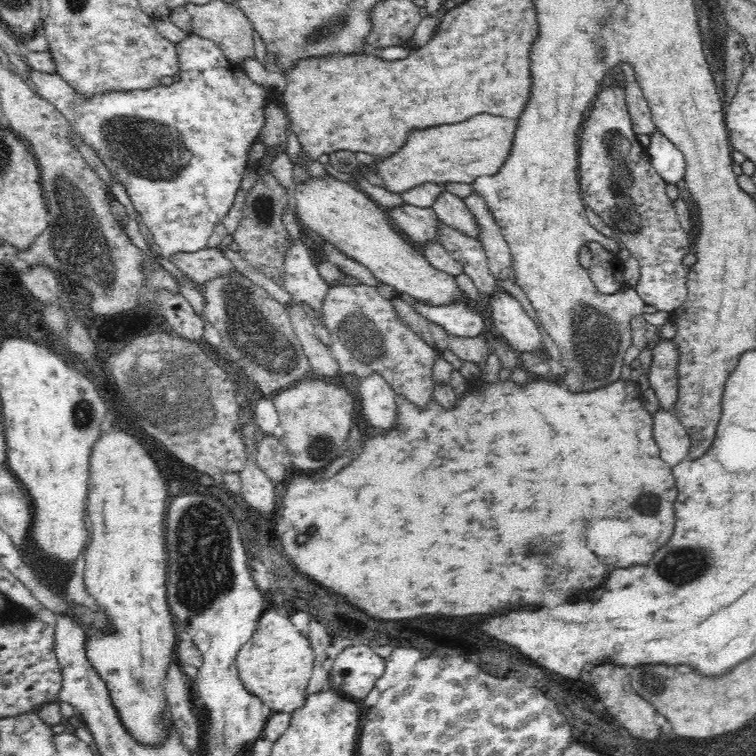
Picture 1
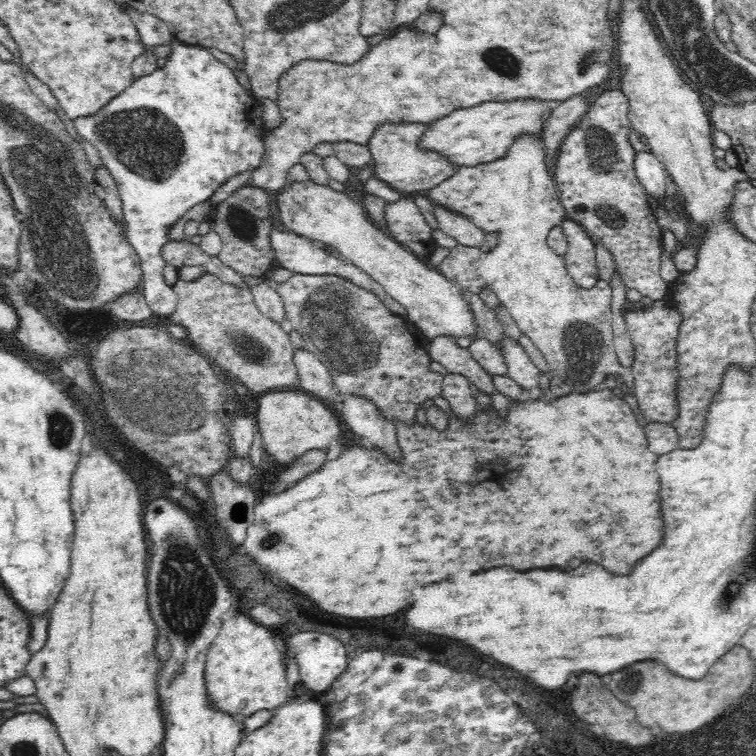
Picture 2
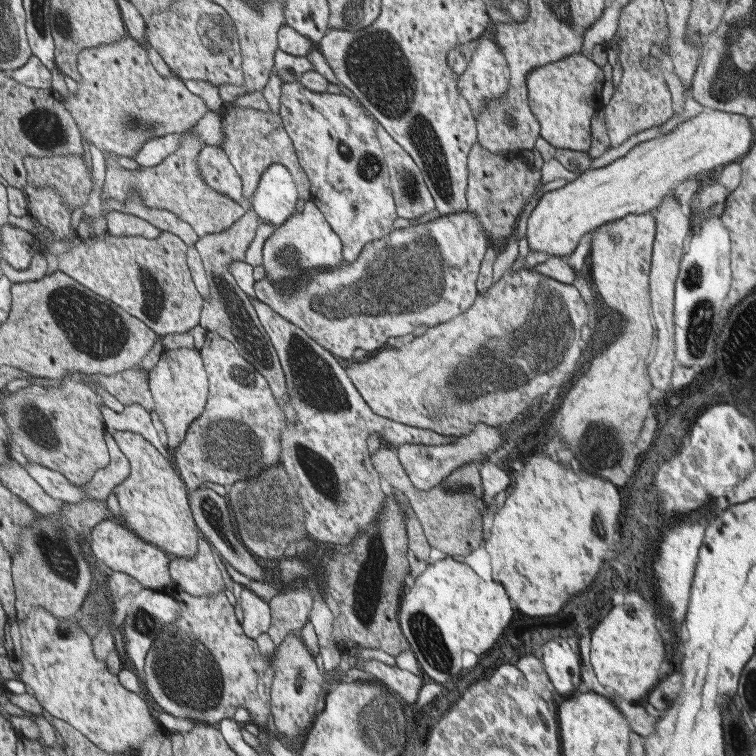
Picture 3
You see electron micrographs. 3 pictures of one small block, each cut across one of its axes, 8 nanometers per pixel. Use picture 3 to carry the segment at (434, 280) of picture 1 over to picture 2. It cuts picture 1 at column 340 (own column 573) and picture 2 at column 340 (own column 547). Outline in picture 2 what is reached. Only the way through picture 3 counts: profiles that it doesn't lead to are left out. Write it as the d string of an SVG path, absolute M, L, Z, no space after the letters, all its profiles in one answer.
M311 180L295 182L276 196L276 206L280 212L280 222L284 222L290 231L336 248L348 262L376 280L386 294L406 310L405 319L426 339L438 336L476 336L478 325L468 295L448 280L448 276L422 264L417 256L398 241L376 228L364 213L361 201L353 197L352 190L336 191L328 185L320 185Z

